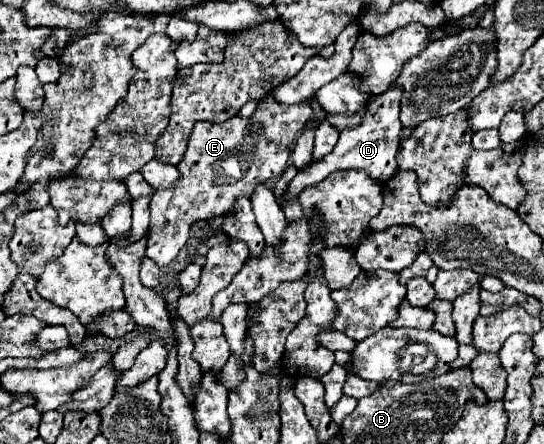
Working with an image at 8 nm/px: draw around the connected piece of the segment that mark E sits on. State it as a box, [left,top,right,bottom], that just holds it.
[146,93,314,265]

